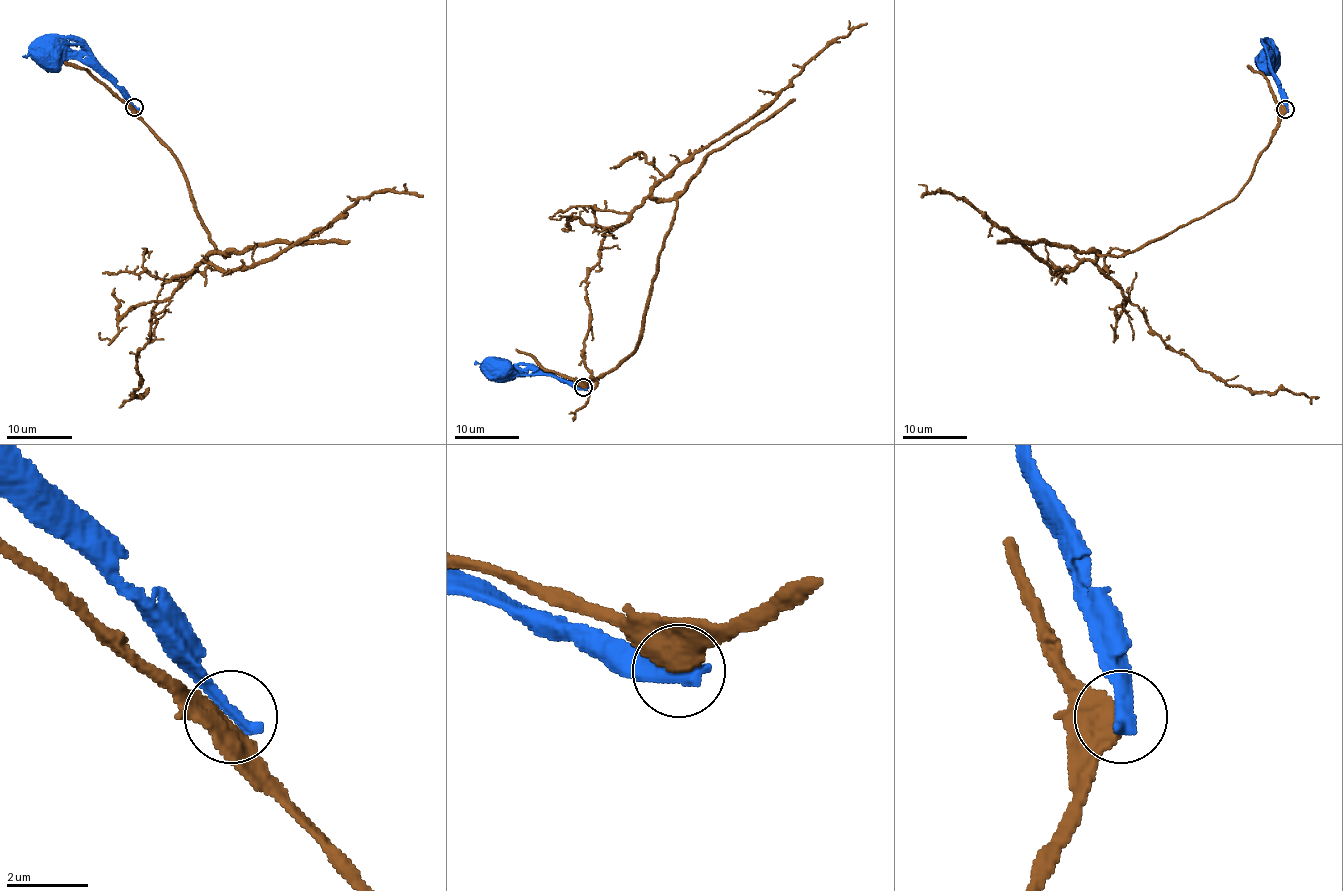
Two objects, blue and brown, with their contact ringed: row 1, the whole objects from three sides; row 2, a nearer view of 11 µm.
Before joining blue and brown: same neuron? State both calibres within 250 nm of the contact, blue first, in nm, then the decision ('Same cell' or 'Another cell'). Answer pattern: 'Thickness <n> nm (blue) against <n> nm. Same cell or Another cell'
Thickness 420 nm (blue) against 480 nm. Another cell

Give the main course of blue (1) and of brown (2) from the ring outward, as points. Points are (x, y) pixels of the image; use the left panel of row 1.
1: (134, 107), (109, 80), (91, 67), (76, 59), (65, 59), (55, 52), (50, 54)
2: (132, 107), (226, 256), (211, 253), (159, 301), (136, 357), (134, 396), (146, 393), (119, 408)

